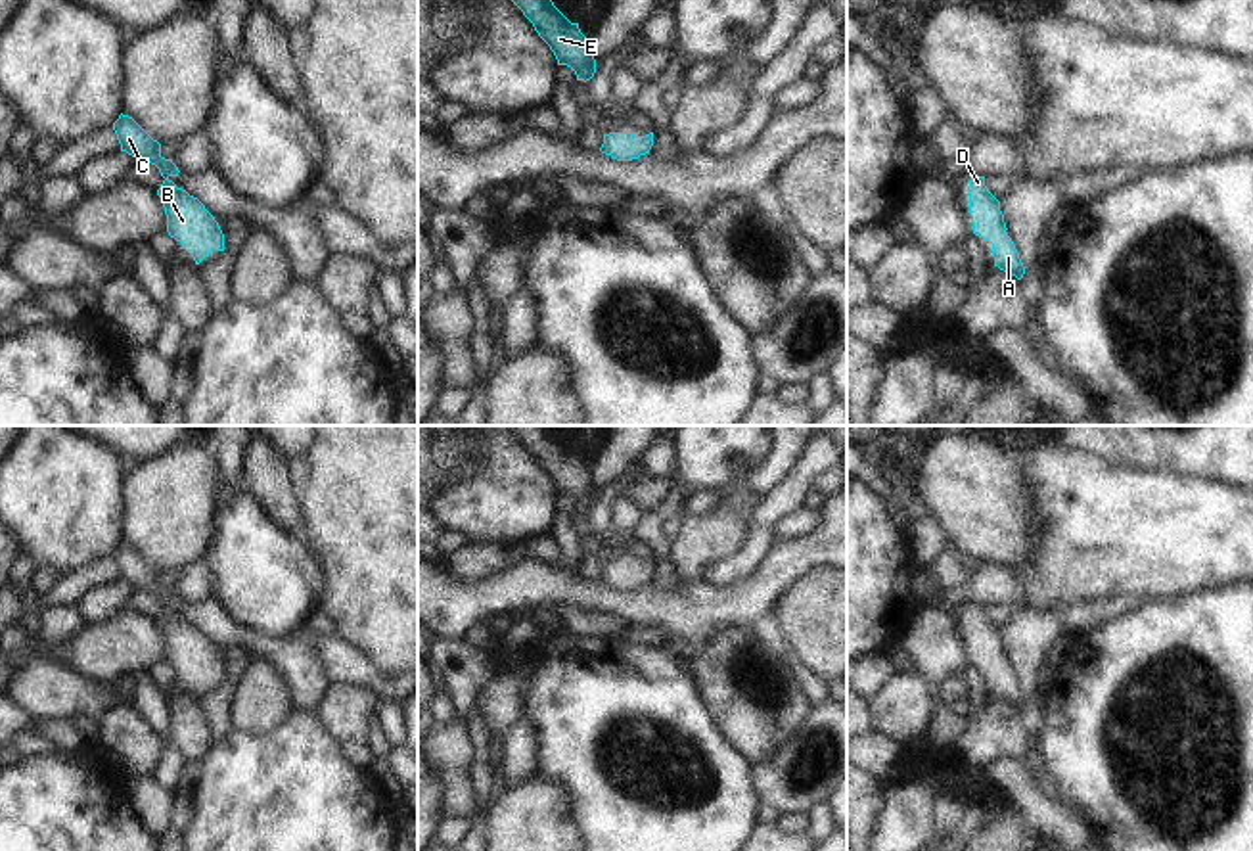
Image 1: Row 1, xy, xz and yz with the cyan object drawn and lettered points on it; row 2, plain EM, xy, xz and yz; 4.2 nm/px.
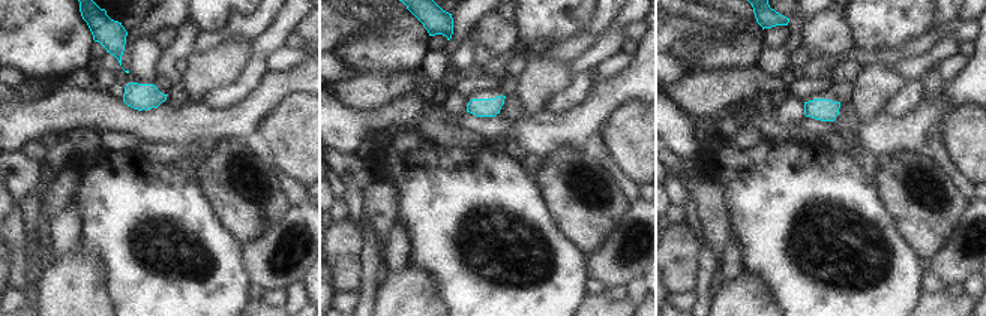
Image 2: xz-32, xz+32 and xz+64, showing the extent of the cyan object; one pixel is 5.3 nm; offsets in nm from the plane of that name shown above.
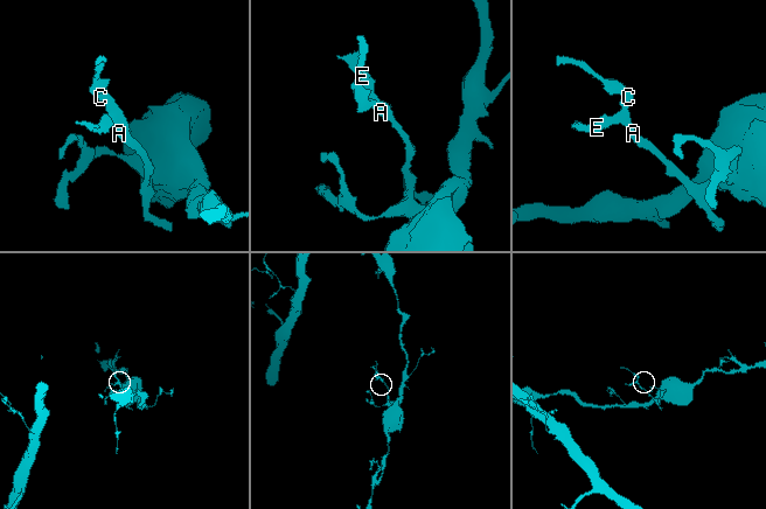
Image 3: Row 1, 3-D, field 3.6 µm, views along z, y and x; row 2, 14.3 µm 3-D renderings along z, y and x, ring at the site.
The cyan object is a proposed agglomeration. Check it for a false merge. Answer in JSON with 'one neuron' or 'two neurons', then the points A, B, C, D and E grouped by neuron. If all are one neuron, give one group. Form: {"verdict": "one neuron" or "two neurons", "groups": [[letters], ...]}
{"verdict": "one neuron", "groups": [["A", "B", "C", "D", "E"]]}

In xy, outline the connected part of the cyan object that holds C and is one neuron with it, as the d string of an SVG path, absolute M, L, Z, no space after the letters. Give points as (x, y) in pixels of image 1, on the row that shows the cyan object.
M123 113L113 123L113 130L121 144L121 151L126 151L132 157L138 155L146 163L155 165L165 178L157 196L165 207L169 236L182 243L182 249L194 257L195 264L209 257L213 249L224 251L224 234L215 217L197 197L171 180L180 171L172 159L161 155L161 144L132 117Z

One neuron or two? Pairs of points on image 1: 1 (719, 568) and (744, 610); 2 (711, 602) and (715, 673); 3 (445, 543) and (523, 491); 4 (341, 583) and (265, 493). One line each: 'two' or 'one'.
1: two
2: two
3: two
4: two

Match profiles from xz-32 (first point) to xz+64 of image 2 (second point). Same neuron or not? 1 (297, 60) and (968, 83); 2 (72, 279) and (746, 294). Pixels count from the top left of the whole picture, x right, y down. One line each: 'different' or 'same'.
1: different
2: same

